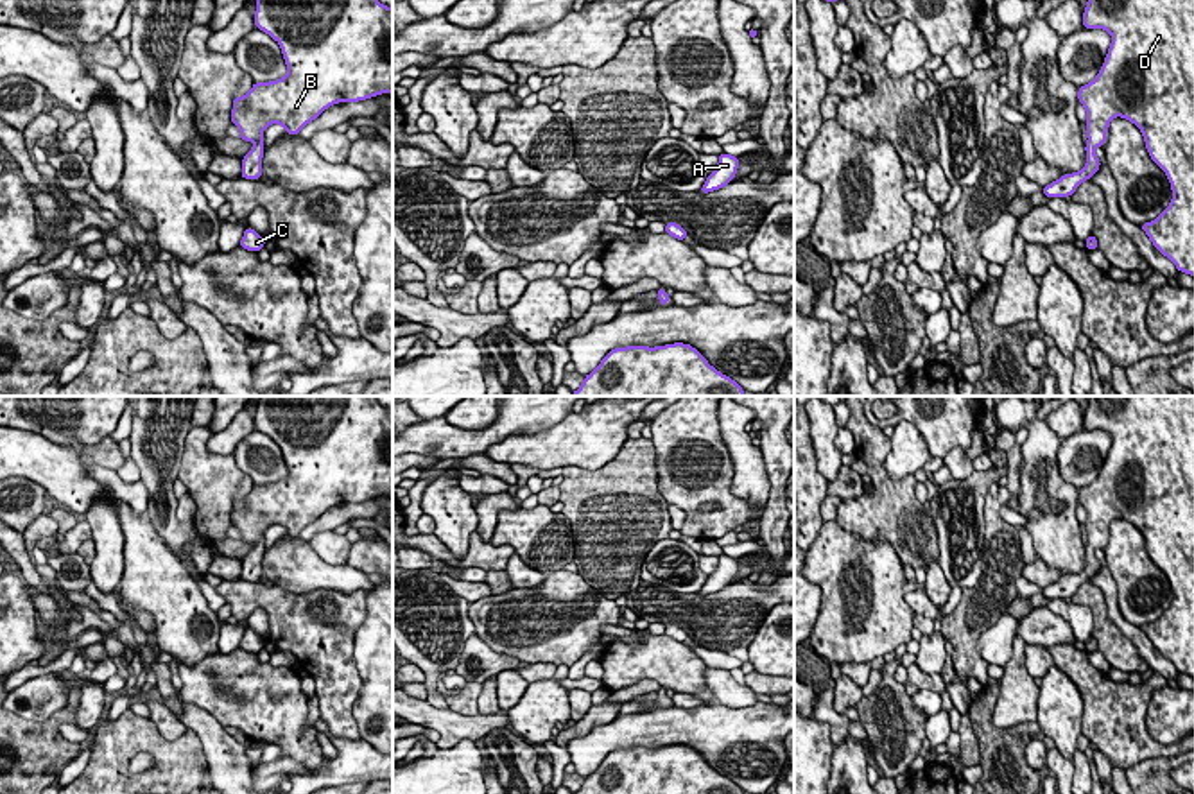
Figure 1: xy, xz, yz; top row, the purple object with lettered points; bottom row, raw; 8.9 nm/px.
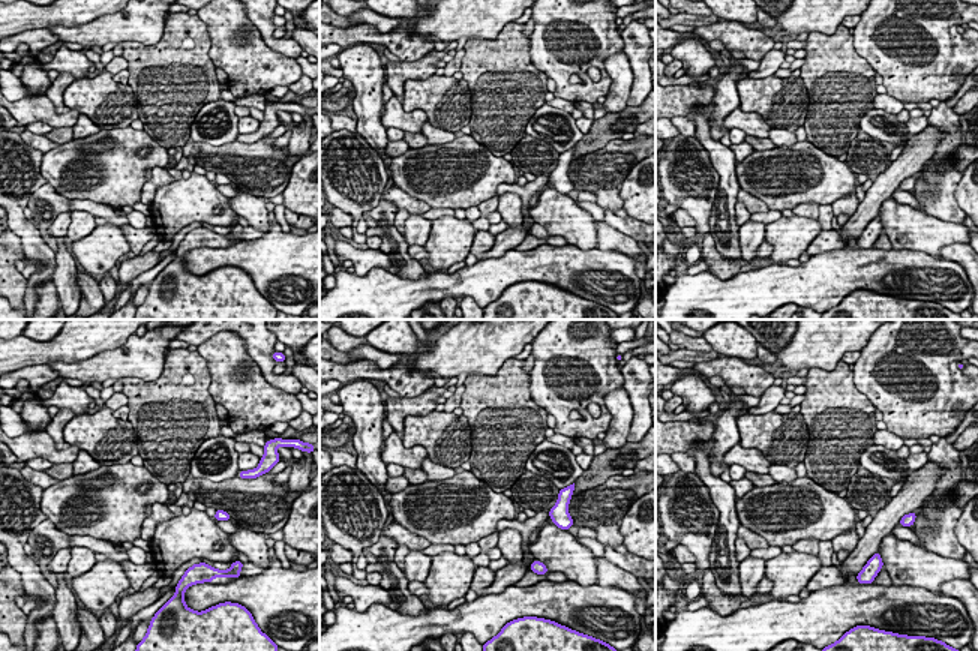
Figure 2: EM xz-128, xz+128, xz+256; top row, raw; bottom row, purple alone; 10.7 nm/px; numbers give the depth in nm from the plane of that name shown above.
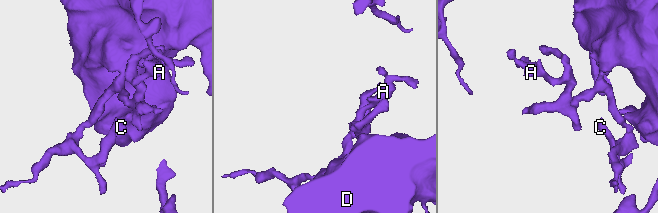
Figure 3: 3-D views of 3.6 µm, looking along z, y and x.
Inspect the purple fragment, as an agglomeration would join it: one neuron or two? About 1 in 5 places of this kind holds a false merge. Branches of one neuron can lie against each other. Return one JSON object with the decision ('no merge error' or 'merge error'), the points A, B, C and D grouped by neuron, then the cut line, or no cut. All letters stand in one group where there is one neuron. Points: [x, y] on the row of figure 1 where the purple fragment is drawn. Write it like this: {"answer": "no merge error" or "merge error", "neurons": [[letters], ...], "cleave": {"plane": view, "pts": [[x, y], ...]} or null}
{"answer": "no merge error", "neurons": [["A", "B", "C", "D"]], "cleave": null}

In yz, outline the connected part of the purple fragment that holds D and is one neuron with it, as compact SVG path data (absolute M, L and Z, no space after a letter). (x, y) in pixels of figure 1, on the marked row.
M1088 0L1085 29L1104 29L1112 45L1097 77L1079 86L1086 109L1086 165L1043 186L1045 197L1069 197L1101 167L1095 149L1106 143L1110 120L1128 118L1144 134L1151 160L1167 174L1172 201L1140 228L1180 272L1194 276L1194 0Z

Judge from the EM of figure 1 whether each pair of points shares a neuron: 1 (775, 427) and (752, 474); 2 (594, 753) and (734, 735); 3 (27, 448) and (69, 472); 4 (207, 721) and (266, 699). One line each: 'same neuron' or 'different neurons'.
1: different neurons
2: same neuron
3: same neuron
4: different neurons

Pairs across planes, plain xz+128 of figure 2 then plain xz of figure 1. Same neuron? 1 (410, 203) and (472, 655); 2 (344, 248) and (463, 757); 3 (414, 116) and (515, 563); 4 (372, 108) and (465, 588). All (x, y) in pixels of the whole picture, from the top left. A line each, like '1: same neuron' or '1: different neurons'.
1: same neuron
2: different neurons
3: different neurons
4: different neurons

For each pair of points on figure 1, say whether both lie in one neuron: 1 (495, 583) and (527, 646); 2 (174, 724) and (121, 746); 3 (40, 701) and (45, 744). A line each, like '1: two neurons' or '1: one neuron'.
1: two neurons
2: two neurons
3: two neurons

